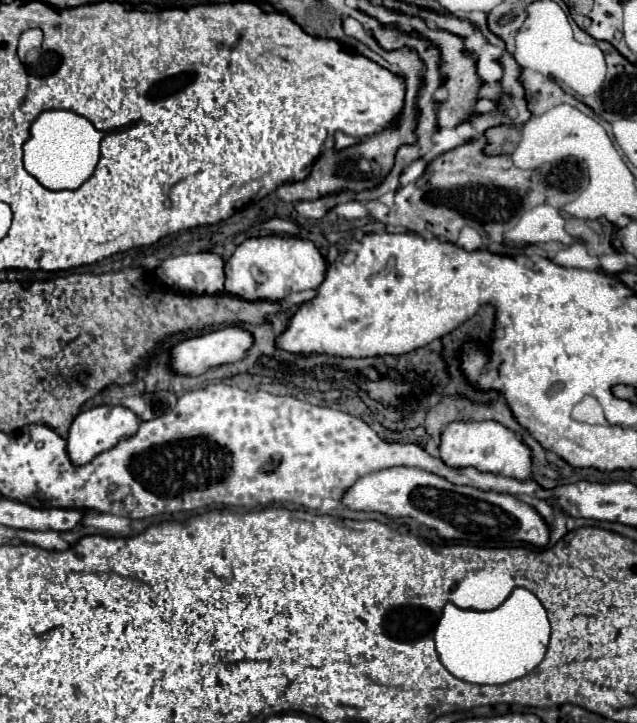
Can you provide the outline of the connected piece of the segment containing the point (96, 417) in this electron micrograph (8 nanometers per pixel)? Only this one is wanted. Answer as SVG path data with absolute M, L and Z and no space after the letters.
M100 405L100 407L94 407L94 409L88 409L88 411L82 411L72 427L70 427L70 433L68 433L68 439L66 439L66 451L68 451L68 457L74 465L86 465L90 463L98 453L102 451L108 451L112 449L118 441L130 437L136 433L136 429L140 427L140 419L126 407L122 405Z

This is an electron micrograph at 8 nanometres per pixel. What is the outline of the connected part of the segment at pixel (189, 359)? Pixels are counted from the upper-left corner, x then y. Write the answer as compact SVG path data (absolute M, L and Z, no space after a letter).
M226 327L186 339L172 349L172 367L180 375L202 375L214 365L234 363L252 347L252 335L240 327Z

